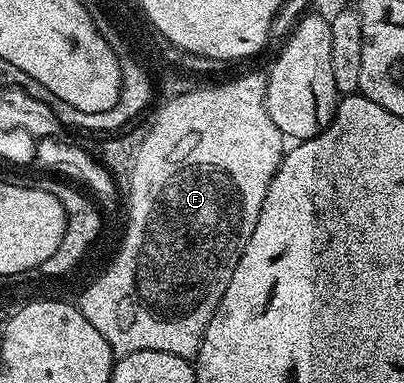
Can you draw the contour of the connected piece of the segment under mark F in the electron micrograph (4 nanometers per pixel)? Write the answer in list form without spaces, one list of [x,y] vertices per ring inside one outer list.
[[[249,71],[244,74],[241,80],[237,81],[237,85],[224,85],[221,89],[213,89],[213,93],[192,93],[189,97],[181,97],[181,101],[173,101],[173,105],[169,105],[169,109],[165,109],[165,113],[161,113],[161,117],[157,117],[157,129],[153,129],[153,133],[149,133],[149,141],[145,141],[141,145],[141,157],[136,157],[135,168],[133,169],[133,225],[123,229],[122,241],[125,242],[125,253],[120,253],[117,257],[117,266],[111,269],[106,277],[101,277],[101,282],[94,286],[90,293],[85,293],[85,313],[83,319],[87,319],[87,323],[91,323],[95,327],[95,331],[99,331],[99,335],[103,335],[103,339],[107,339],[107,343],[112,347],[114,354],[124,355],[126,353],[134,353],[135,351],[167,351],[167,355],[179,355],[186,359],[196,358],[201,346],[201,336],[207,331],[207,323],[211,319],[211,315],[215,315],[215,311],[223,299],[223,291],[227,291],[227,283],[231,283],[231,275],[247,247],[247,239],[251,239],[251,231],[255,231],[255,222],[259,219],[259,211],[263,211],[263,199],[267,199],[267,187],[277,173],[277,168],[281,166],[281,158],[287,152],[286,138],[282,137],[279,127],[275,127],[275,123],[271,123],[271,115],[267,115],[265,79],[266,74],[264,72],[250,73]]]

